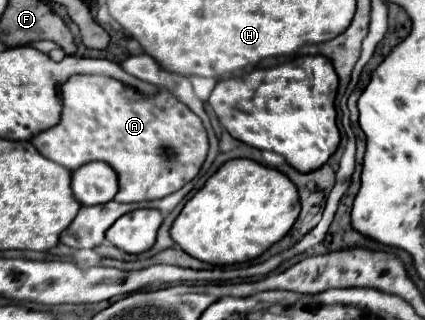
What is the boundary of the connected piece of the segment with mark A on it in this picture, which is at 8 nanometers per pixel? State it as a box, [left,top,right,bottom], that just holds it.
[30,74,208,202]

